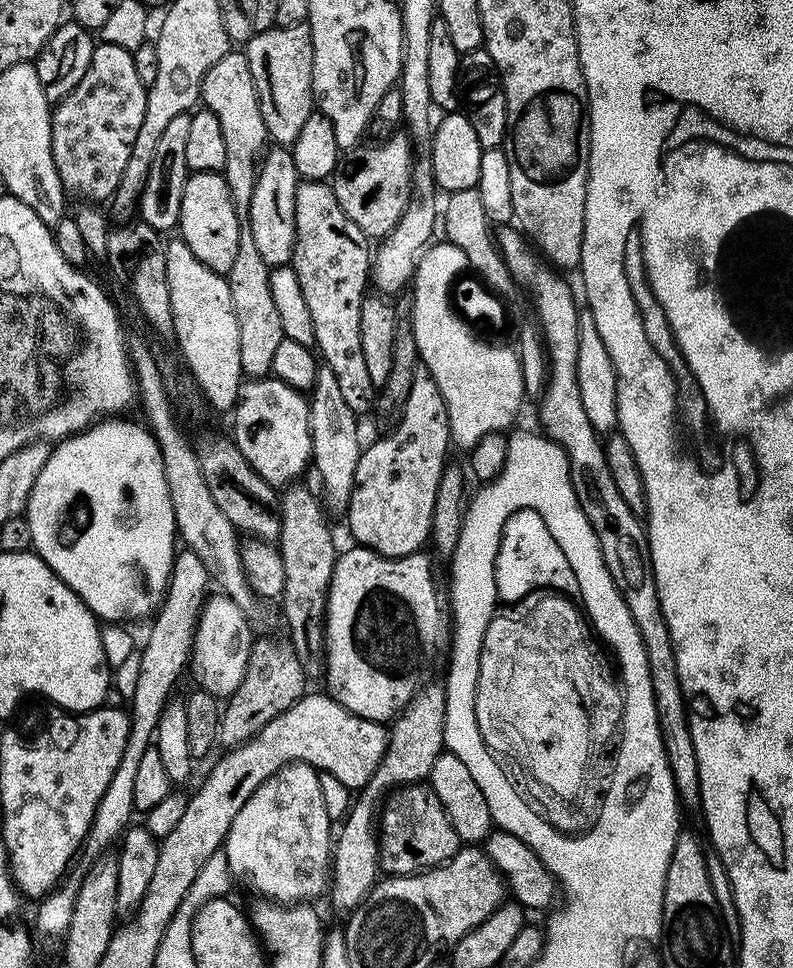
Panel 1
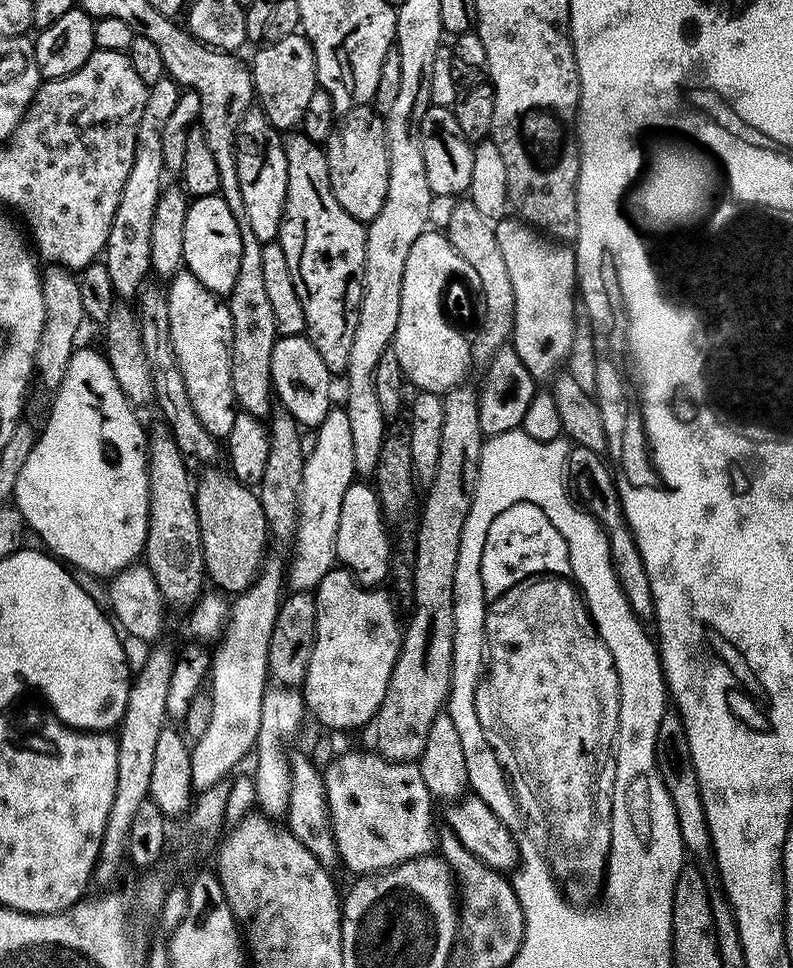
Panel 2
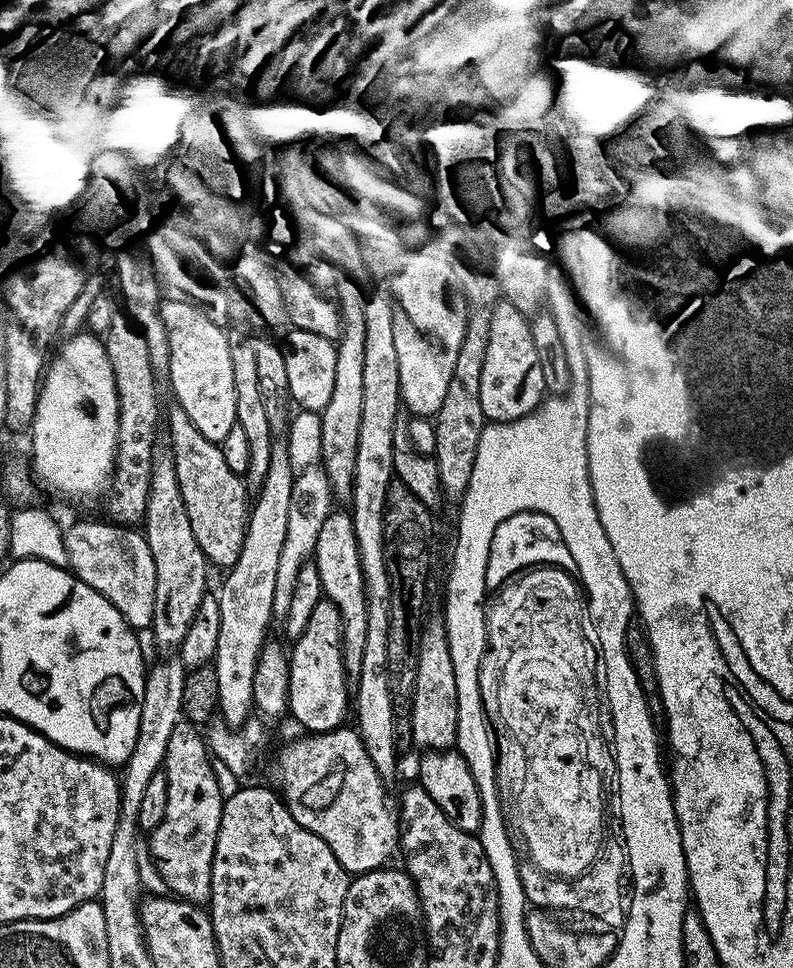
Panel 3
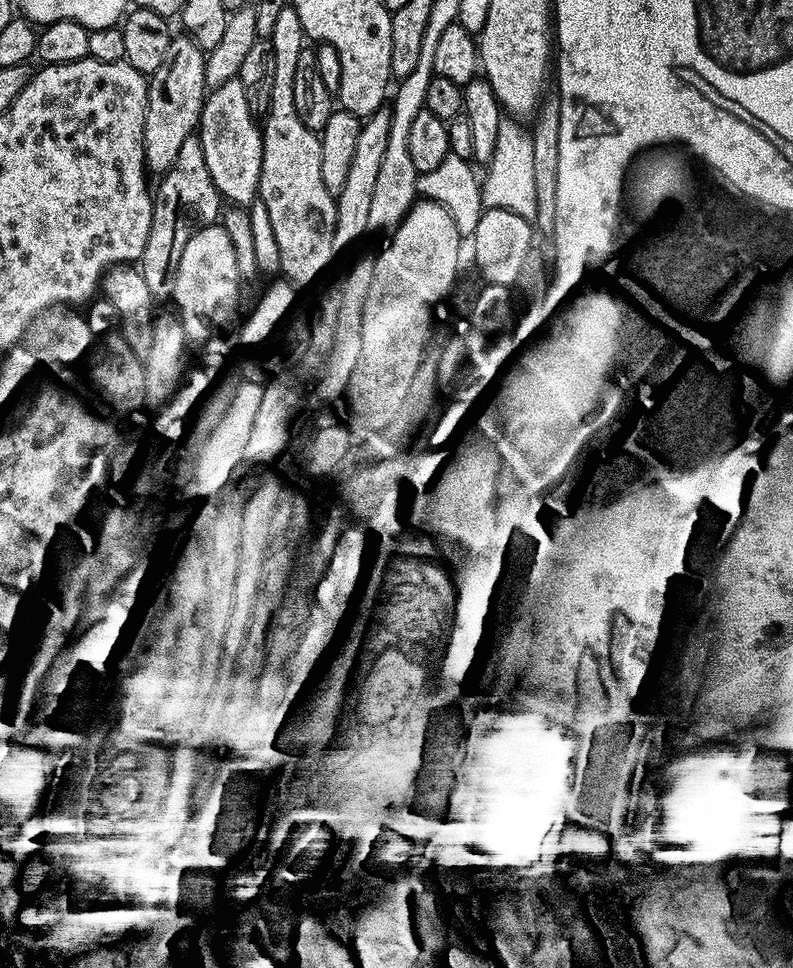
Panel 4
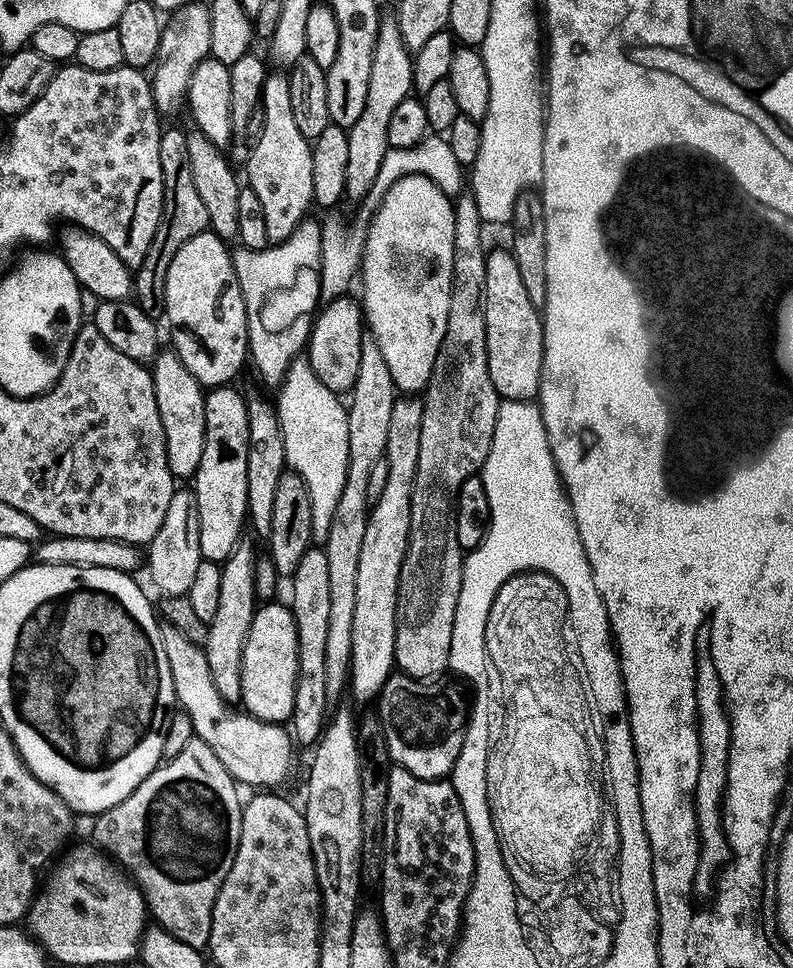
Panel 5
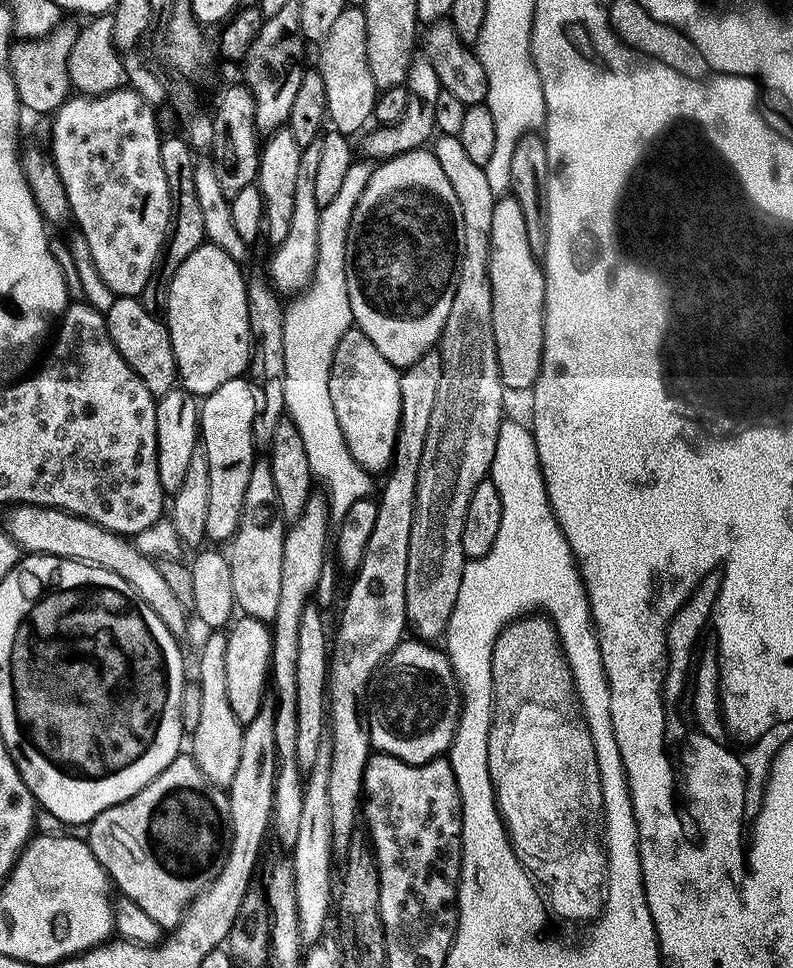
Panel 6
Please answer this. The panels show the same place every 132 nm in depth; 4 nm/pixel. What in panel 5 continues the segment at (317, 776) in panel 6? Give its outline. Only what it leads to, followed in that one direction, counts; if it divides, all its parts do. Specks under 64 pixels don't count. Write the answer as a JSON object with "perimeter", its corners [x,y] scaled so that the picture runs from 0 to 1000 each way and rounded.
{"perimeter":[[[455,350],[454,370],[451,372],[451,386],[449,397],[441,406],[439,424],[439,447],[441,448],[441,469],[439,470],[439,486],[436,488],[436,502],[431,504],[431,514],[426,514],[426,523],[421,523],[421,531],[416,535],[416,548],[406,560],[411,581],[416,592],[416,647],[411,658],[411,721],[415,728],[430,726],[429,718],[435,718],[441,699],[439,689],[444,679],[444,664],[446,663],[446,622],[451,611],[451,575],[456,568],[456,556],[462,553],[462,539],[467,528],[467,518],[462,510],[462,501],[467,495],[467,486],[478,475],[484,474],[487,451],[492,441],[492,424],[497,424],[497,415],[502,412],[502,402],[492,390],[492,378],[487,378],[487,370],[482,370],[482,362],[477,362],[473,351]]]}

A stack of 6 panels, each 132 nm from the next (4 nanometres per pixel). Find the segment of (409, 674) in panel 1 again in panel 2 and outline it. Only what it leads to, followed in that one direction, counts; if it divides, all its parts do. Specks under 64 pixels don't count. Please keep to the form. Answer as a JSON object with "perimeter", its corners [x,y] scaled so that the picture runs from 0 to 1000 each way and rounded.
{"perimeter":[[[420,585],[410,596],[406,597],[402,611],[424,612],[429,620],[444,620],[444,625],[434,624],[430,628],[422,628],[414,624],[402,629],[401,653],[405,658],[419,657],[422,653],[440,653],[444,661],[449,664],[449,695],[444,702],[434,702],[429,693],[434,686],[429,682],[400,681],[388,690],[388,699],[383,702],[381,714],[387,735],[393,736],[414,752],[454,752],[458,748],[468,749],[474,743],[474,736],[482,729],[482,721],[487,721],[487,709],[492,705],[492,696],[499,687],[499,681],[504,675],[507,664],[507,640],[499,637],[499,628],[494,620],[484,610],[470,610],[454,604],[448,595],[433,585]]]}

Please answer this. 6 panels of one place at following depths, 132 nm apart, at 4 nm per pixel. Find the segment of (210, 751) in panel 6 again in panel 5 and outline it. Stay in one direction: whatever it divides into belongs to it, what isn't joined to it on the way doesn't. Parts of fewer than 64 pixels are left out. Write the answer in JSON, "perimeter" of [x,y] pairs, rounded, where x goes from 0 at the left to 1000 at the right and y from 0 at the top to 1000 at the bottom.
{"perimeter":[[[313,556],[303,557],[298,566],[280,580],[275,631],[262,645],[260,663],[255,666],[260,684],[265,684],[267,707],[284,725],[301,724],[305,717],[305,671],[310,667],[310,655],[325,627],[319,588],[324,580],[324,573],[318,572],[318,562]]]}

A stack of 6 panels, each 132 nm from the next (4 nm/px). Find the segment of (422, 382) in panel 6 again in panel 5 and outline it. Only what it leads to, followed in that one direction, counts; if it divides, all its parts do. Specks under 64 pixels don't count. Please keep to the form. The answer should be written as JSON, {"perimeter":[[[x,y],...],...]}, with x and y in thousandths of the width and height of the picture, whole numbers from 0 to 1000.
{"perimeter":[[[520,407],[506,408],[497,415],[497,424],[492,424],[492,441],[489,451],[487,451],[487,465],[484,466],[484,476],[487,477],[487,487],[492,491],[487,493],[487,502],[482,505],[482,510],[468,522],[462,539],[462,553],[456,556],[456,568],[451,575],[451,611],[449,621],[446,622],[446,663],[444,664],[444,679],[439,689],[441,699],[441,719],[454,727],[464,727],[478,720],[482,709],[488,705],[489,699],[496,697],[499,681],[497,680],[497,663],[499,662],[499,623],[502,622],[502,601],[504,600],[504,590],[507,581],[515,571],[515,553],[517,552],[517,523],[520,522],[520,507],[522,506],[522,494],[527,486],[527,461],[532,461],[532,424],[535,423],[533,412],[526,411]]]}

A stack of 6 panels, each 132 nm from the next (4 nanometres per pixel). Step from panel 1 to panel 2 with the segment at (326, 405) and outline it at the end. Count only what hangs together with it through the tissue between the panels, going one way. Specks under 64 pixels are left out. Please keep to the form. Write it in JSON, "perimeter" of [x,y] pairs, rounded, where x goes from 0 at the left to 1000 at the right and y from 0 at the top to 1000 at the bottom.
{"perimeter":[[[433,420],[415,421],[411,432],[400,439],[396,464],[386,470],[381,502],[375,521],[373,553],[369,555],[371,576],[364,580],[361,601],[368,612],[400,608],[406,597],[422,584],[421,559],[426,550],[431,515],[448,495],[445,452],[441,432]]]}

